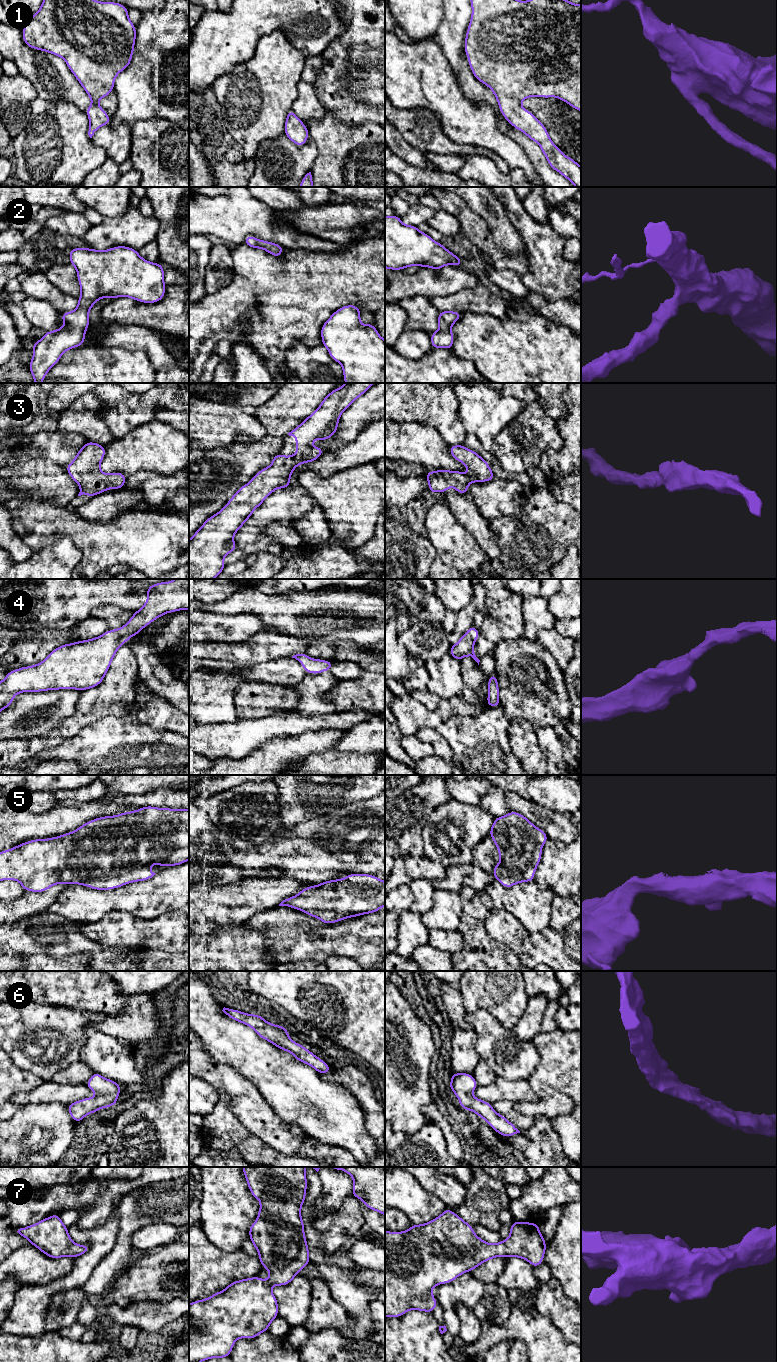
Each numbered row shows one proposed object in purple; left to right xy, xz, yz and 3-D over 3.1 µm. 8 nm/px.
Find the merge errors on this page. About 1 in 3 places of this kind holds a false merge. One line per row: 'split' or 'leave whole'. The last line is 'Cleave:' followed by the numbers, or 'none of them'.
1: leave whole
2: leave whole
3: leave whole
4: leave whole
5: leave whole
6: leave whole
7: leave whole
Cleave: none of them

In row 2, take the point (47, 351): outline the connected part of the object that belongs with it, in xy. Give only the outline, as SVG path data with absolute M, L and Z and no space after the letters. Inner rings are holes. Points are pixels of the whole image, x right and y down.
M116 246L101 251L91 248L74 248L69 250L69 258L70 264L77 271L81 295L74 311L61 314L65 326L45 332L45 335L32 345L33 358L29 363L29 370L35 383L43 382L48 371L59 362L65 351L85 343L85 331L90 324L89 311L99 299L126 296L142 303L157 303L163 299L166 291L164 267L160 263L143 259L133 248Z

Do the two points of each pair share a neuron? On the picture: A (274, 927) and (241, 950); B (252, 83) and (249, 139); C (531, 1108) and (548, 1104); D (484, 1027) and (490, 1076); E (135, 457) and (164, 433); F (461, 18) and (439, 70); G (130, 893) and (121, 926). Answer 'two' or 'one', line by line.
A: two
B: one
C: one
D: two
E: one
F: two
G: two

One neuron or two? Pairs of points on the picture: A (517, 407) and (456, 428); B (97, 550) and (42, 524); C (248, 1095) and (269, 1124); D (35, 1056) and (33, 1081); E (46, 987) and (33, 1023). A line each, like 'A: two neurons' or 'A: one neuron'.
A: two neurons
B: one neuron
C: one neuron
D: two neurons
E: two neurons

